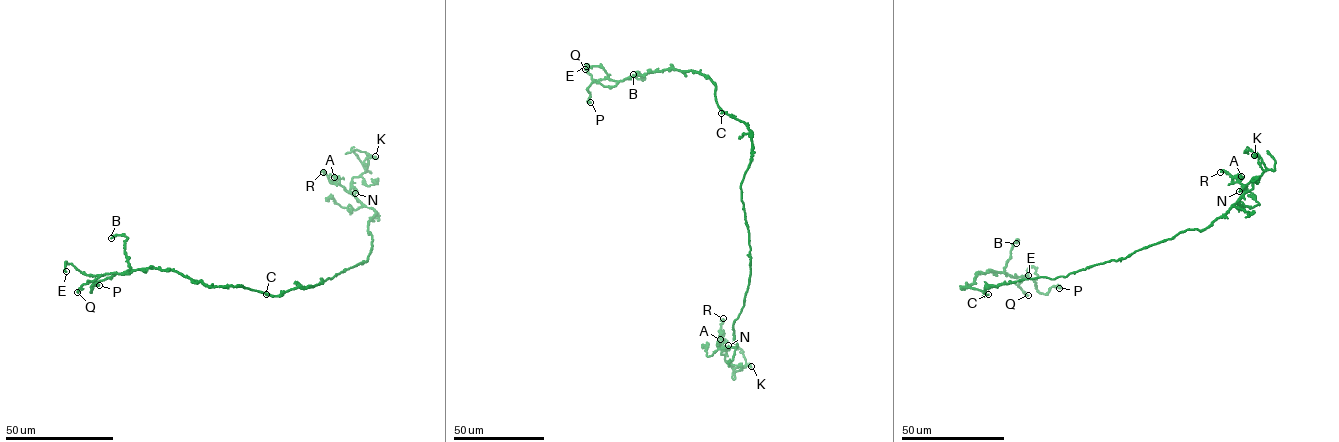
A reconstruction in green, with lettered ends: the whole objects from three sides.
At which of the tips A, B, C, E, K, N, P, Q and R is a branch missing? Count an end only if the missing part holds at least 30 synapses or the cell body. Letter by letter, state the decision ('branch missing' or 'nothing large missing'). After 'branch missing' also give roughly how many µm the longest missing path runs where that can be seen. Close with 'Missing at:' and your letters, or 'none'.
A: nothing large missing
B: nothing large missing
C: nothing large missing
E: nothing large missing
K: nothing large missing
N: nothing large missing
P: nothing large missing
Q: nothing large missing
R: nothing large missing
Missing at: none

